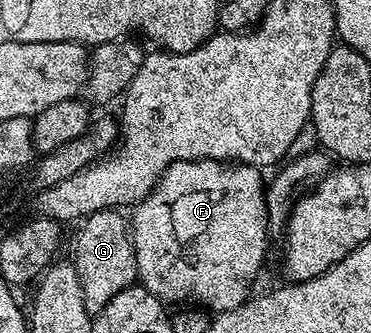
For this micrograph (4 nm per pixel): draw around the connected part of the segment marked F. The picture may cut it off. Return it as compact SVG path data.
M222 159L171 163L152 192L130 211L136 274L144 288L169 304L189 299L189 304L212 313L229 311L246 302L250 297L248 286L255 281L268 251L266 179L260 175L261 168Z

